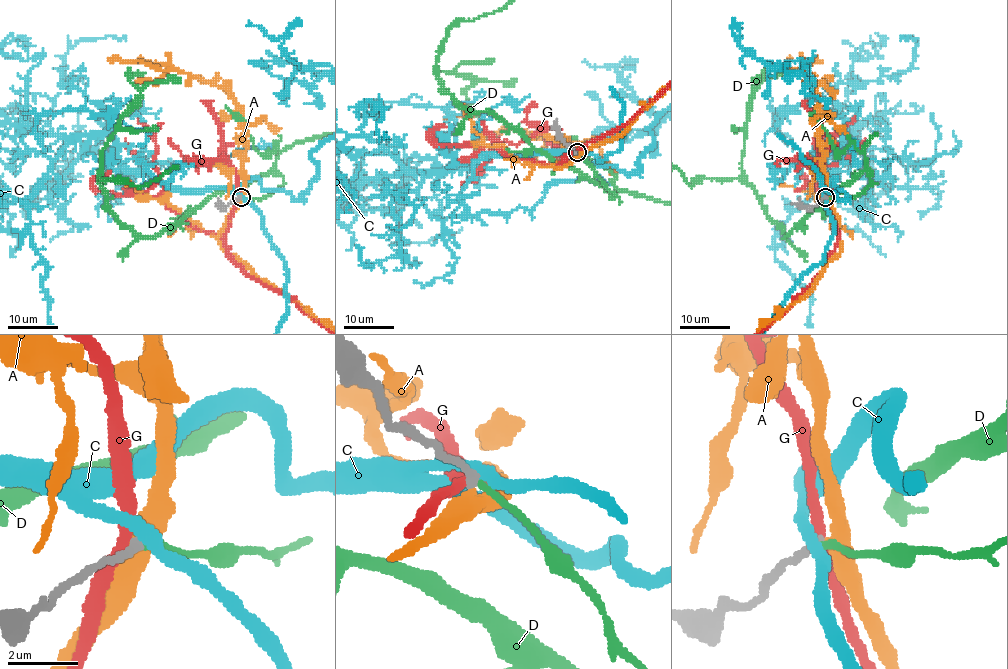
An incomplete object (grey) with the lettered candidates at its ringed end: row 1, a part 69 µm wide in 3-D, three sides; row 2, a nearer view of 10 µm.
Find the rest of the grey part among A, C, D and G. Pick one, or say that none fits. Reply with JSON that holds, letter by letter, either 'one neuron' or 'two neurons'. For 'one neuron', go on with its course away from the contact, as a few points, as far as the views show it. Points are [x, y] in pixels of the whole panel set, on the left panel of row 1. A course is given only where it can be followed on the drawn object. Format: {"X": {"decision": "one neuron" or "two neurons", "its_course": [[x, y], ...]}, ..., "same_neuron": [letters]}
{"A": {"decision": "two neurons"}, "C": {"decision": "two neurons"}, "D": {"decision": "one neuron"}, "G": {"decision": "two neurons"}, "same_neuron": ["D"]}

